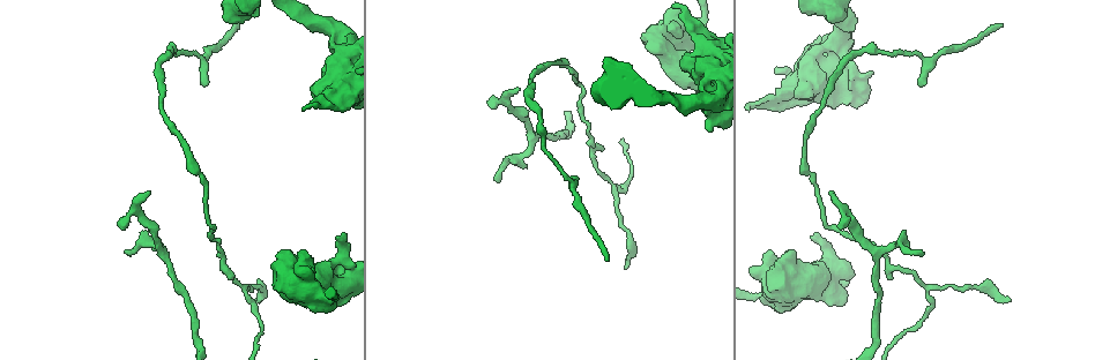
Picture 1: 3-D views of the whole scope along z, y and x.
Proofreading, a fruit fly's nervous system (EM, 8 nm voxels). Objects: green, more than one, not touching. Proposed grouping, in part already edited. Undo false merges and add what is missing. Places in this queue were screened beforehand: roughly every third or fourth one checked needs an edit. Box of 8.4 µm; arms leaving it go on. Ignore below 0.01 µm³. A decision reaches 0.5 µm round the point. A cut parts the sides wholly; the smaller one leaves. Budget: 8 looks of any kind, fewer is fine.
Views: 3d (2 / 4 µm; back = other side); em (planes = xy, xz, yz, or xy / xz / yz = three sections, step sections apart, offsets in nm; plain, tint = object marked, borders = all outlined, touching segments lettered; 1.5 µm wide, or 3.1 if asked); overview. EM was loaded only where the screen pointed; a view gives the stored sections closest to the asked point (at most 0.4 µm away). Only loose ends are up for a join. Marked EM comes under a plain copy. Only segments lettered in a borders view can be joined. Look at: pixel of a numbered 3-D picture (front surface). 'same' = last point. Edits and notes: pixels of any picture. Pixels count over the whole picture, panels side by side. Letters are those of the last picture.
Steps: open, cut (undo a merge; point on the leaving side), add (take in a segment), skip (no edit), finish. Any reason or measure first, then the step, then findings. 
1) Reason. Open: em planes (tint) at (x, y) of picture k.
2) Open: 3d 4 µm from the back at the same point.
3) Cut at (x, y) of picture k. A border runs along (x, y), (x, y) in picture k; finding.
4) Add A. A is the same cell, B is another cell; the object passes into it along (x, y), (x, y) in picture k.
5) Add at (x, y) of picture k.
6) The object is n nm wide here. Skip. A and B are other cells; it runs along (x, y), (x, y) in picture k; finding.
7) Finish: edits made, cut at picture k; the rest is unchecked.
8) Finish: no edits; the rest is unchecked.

An open end. Open: em yz step 8 (tint) at (626, 266) of picture 1.

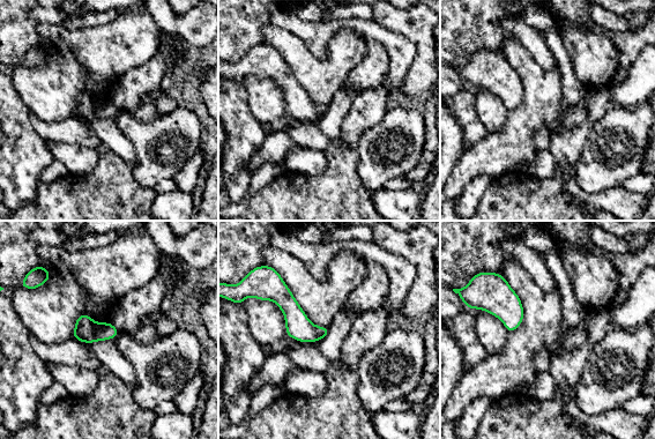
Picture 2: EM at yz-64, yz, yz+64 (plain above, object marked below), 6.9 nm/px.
Cut it another way. Open: em xy step 8 (borders) at the same point.

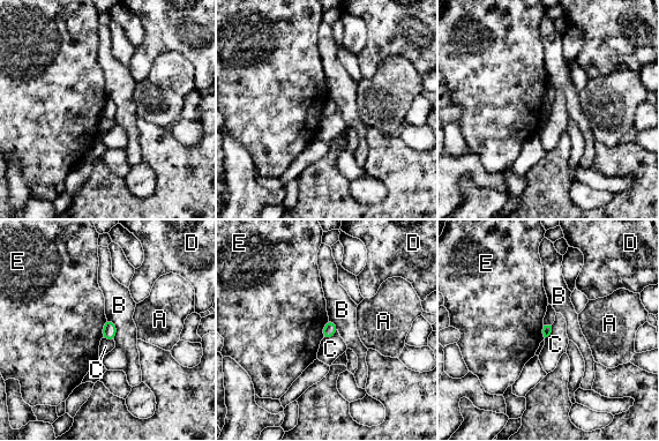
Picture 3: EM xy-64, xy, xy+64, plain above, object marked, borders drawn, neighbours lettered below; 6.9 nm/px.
Skip. A, B, C, D and E are other cells; a border runs along (106, 319), (102, 337) in picture 3; no lettered segment goes on from it.

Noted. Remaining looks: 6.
Thin end. Open: em planes (tint) at (204, 85) of picture 1.

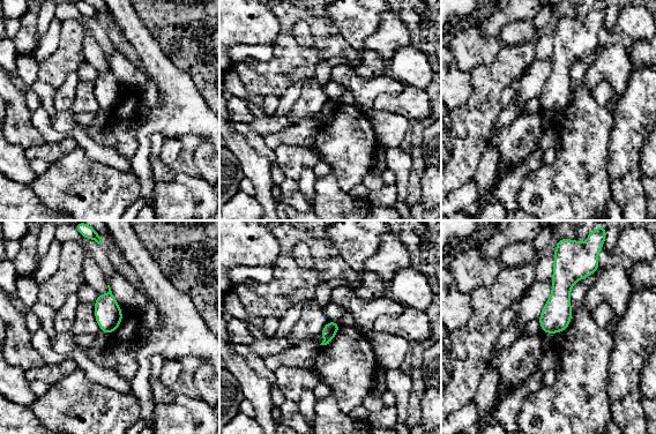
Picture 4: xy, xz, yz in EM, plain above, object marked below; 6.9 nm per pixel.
Open: em planes (borders) at the same point.

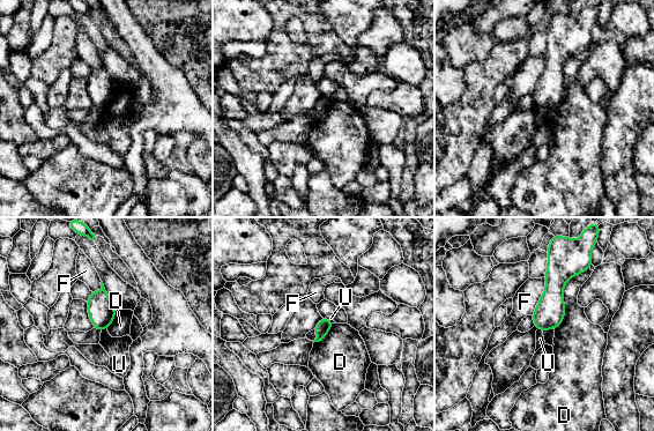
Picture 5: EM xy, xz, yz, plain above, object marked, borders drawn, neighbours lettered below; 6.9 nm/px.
The object is 100 nm wide here; the longest contact is with D, 500 nm. Skip. D, F and U are other cells; no lettered segment goes on from it.

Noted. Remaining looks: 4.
An open end. Open: em planes (borders) at (1000, 26) of picture 1.

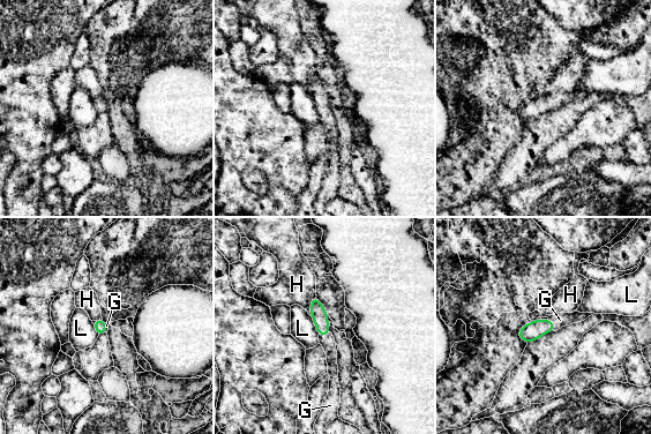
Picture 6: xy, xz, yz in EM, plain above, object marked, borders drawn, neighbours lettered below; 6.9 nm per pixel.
Add G. G is the same cell, H and L are other cells; the object passes into it along (531, 331), (552, 321), (560, 320) in picture 6; it goes on there.

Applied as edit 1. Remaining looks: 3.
Finish: edits made, add at picture 6; the rest is unchecked.

